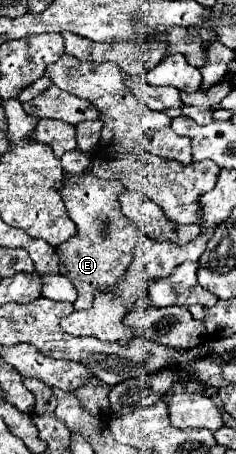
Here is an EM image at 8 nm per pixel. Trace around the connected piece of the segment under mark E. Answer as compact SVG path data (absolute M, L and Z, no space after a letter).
M65 174L63 178L63 190L61 198L65 202L65 208L69 212L69 218L77 224L77 236L69 238L57 248L57 254L61 258L59 274L69 278L73 286L77 288L77 300L73 302L75 310L85 310L93 304L95 290L113 292L119 278L127 272L127 266L133 260L133 250L143 234L139 234L139 228L131 218L123 216L119 206L119 192L123 190L123 184L117 180L101 180L93 174L81 174L71 176Z

